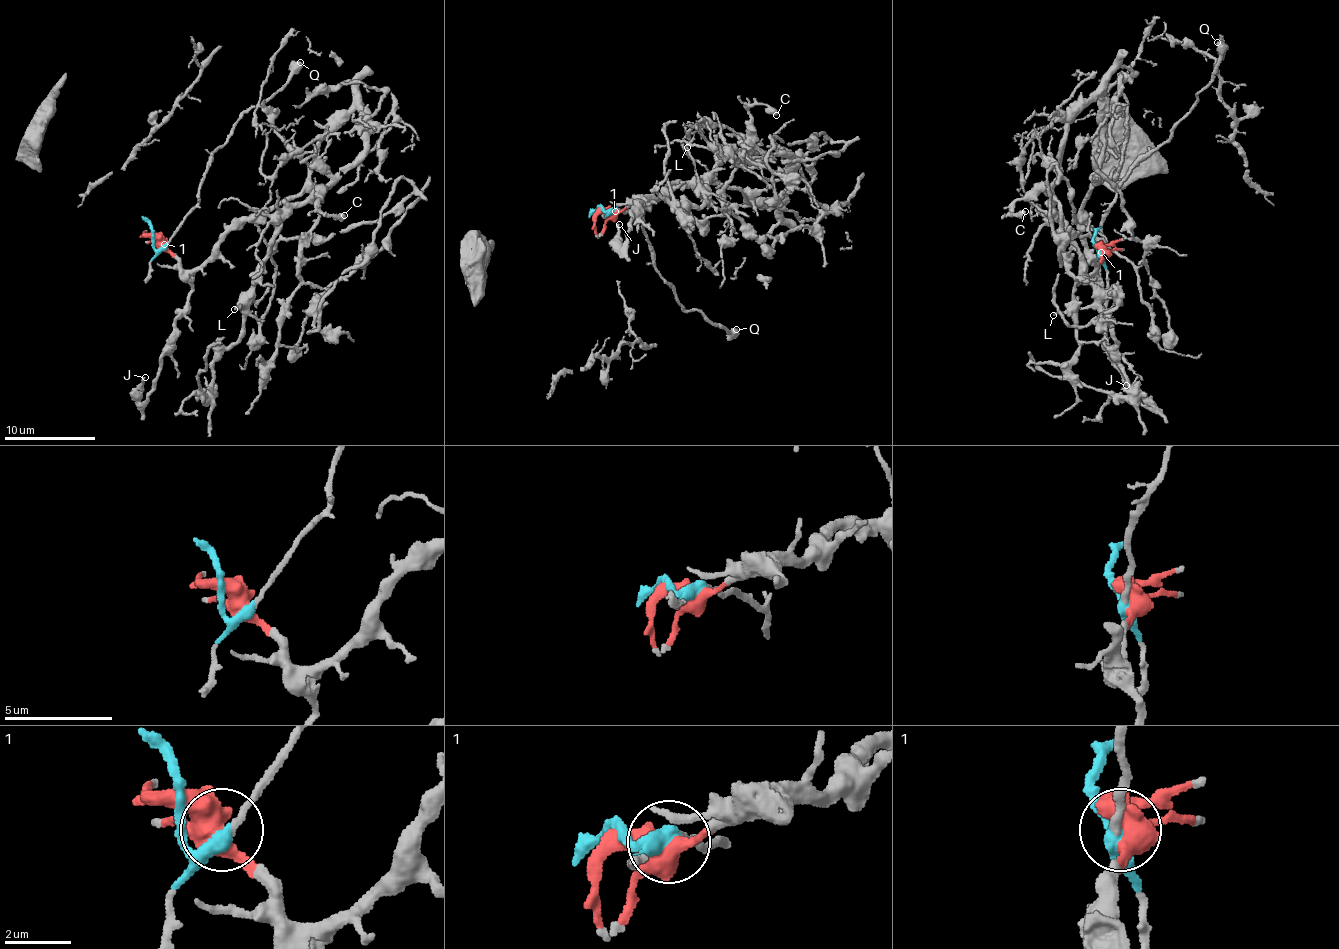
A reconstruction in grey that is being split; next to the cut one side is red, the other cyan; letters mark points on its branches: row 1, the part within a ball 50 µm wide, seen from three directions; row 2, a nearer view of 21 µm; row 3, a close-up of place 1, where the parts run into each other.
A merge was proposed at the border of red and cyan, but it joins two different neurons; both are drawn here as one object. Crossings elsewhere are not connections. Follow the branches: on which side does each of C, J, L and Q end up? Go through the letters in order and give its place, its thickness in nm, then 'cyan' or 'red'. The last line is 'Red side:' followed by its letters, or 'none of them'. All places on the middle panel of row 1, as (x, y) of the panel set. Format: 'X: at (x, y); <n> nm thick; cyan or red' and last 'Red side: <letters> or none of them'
C: at (776, 115); 480 nm thick; red
J: at (619, 224); 190 nm thick; red
L: at (687, 147); 160 nm thick; red
Q: at (736, 329); 650 nm thick; cyan
Red side: C, J, L

